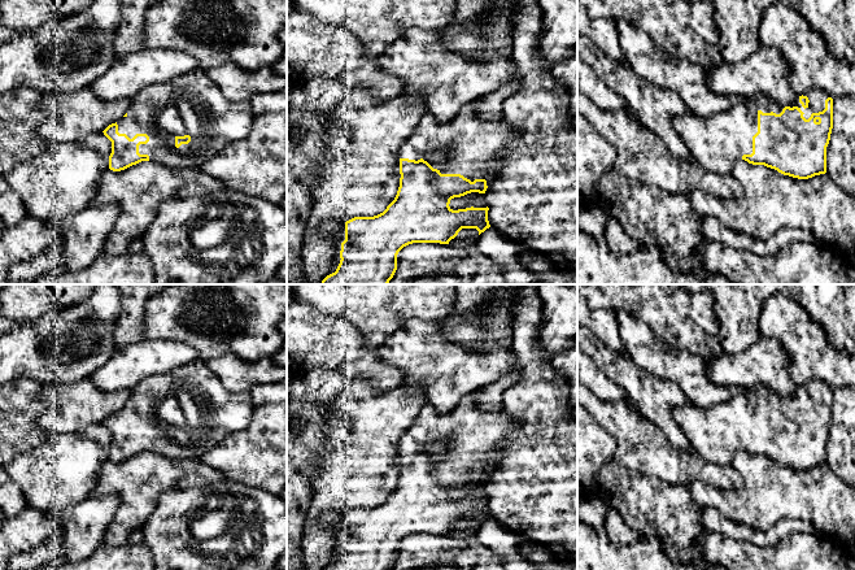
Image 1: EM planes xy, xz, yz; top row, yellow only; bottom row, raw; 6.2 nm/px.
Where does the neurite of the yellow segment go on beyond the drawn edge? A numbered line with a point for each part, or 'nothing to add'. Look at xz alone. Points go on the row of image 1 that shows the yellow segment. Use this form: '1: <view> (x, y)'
1: xz (474, 147)

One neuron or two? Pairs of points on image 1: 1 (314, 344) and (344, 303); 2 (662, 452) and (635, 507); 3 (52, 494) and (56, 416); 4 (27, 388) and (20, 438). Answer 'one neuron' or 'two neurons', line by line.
1: two neurons
2: two neurons
3: two neurons
4: one neuron

